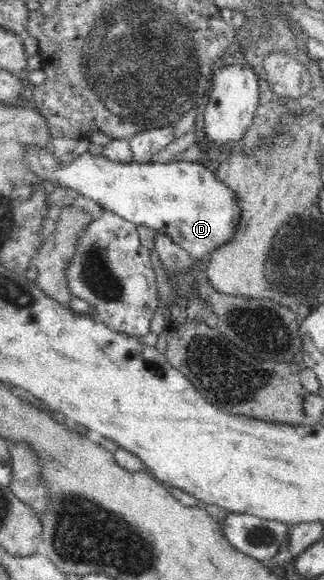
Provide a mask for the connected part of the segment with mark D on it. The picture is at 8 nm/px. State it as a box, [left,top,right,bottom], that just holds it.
[24,146,242,261]

